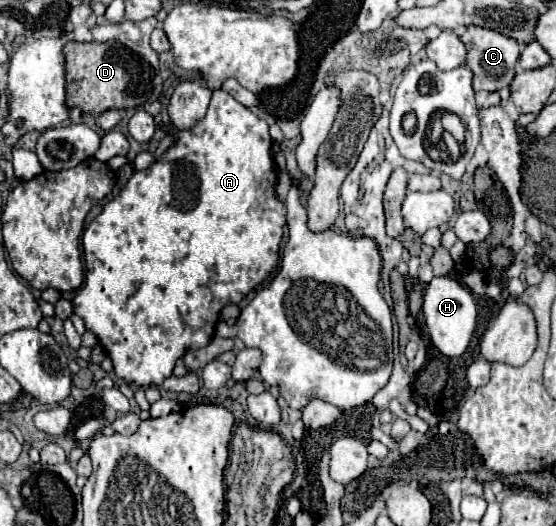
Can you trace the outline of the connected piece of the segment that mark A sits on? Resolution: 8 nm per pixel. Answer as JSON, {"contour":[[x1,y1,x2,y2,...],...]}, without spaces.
{"contour":[[216,90,212,94,206,116,192,130,176,130,170,134,176,138,176,144,148,170,134,172,126,188,112,202,108,202,102,208,102,212,92,220,92,224,84,230,82,244,86,256,86,282,80,286,72,300,74,314,78,314,84,320,86,330,94,332,94,336,106,350,108,358,112,358,114,374,118,378,124,378,128,384,140,388,148,388,152,384,160,386,164,378,170,378,178,358,182,358,188,350,198,350,200,346,206,346,212,340,216,322,220,318,220,310,226,304,240,304,240,300,250,290,254,290,268,278,268,274,276,268,280,240,286,224,286,206,276,198,276,166,272,160,272,138,268,134,268,124,260,120,256,114,252,114,238,100,234,100,228,92]]}

